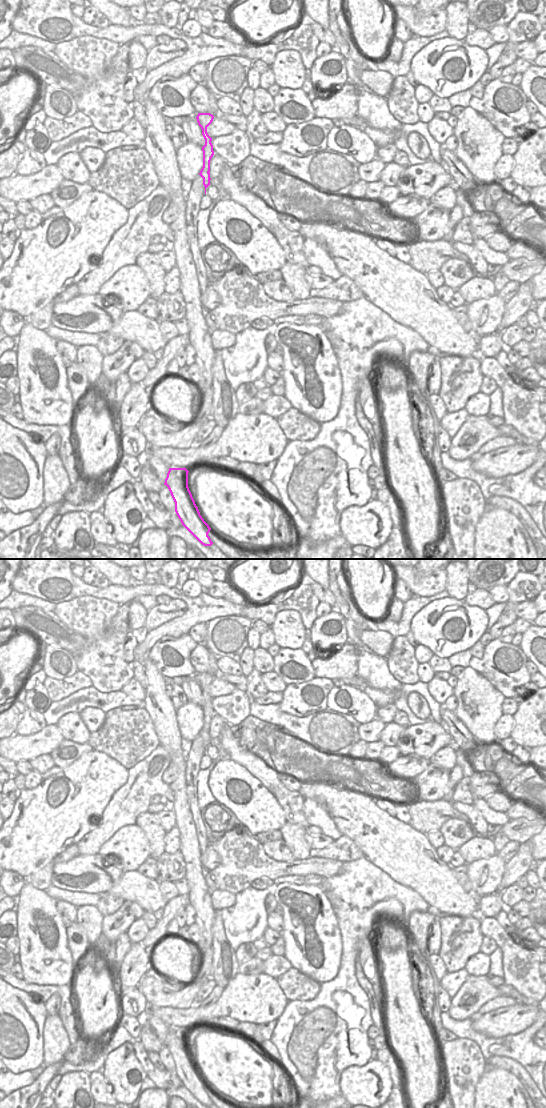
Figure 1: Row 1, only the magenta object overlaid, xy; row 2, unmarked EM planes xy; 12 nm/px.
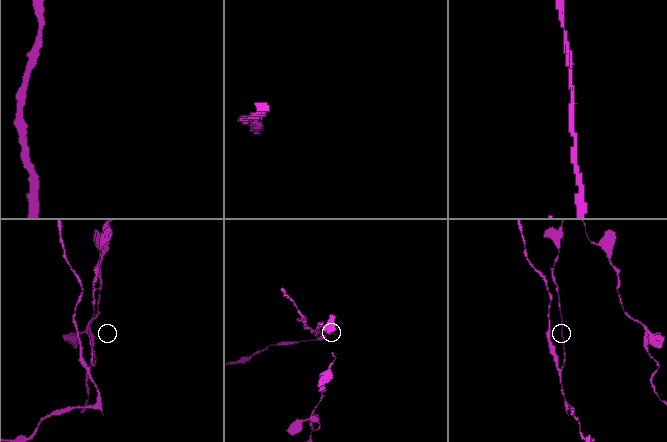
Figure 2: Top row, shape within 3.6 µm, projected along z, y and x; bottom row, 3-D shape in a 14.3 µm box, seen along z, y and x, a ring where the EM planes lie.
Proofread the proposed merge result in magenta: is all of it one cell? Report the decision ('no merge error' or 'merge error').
merge error

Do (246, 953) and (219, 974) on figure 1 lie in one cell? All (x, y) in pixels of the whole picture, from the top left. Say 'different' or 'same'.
different

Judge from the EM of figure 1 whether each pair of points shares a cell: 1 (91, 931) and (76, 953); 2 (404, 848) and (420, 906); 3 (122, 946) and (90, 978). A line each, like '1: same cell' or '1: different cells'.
1: different cells
2: different cells
3: different cells

